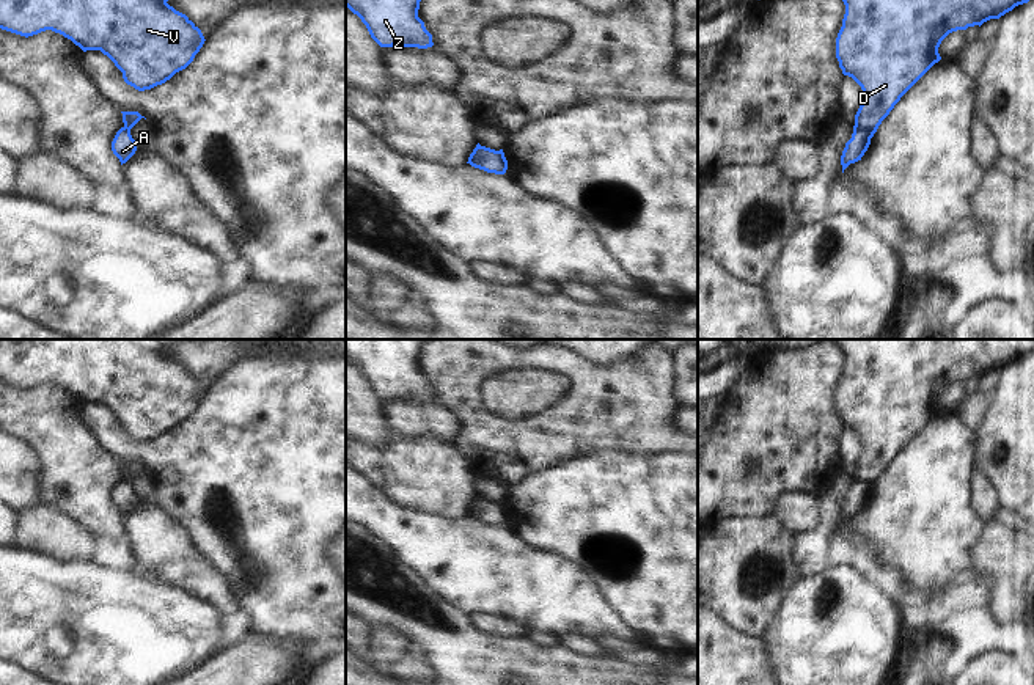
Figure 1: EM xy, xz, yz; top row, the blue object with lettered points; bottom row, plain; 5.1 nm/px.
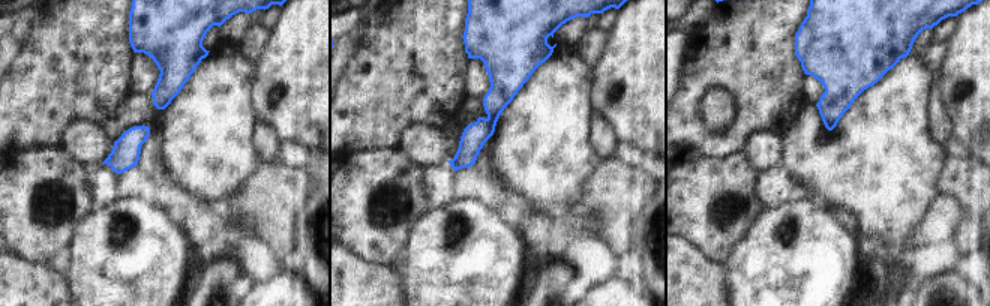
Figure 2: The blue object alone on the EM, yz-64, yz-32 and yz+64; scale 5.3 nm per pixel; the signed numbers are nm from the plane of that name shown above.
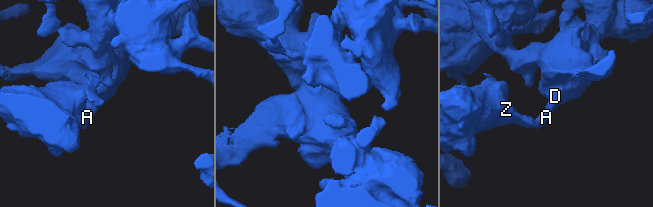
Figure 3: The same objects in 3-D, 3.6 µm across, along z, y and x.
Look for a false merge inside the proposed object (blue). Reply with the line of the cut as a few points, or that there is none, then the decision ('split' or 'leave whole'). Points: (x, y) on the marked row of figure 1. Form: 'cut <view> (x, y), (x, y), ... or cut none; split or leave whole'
cut yz (854, 126), (871, 137); split

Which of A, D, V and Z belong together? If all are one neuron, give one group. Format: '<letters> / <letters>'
A Z / D V

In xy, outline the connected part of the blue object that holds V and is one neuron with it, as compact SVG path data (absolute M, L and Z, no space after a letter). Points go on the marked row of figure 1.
M0 0L0 28L25 38L38 35L46 30L52 30L71 39L83 52L101 50L123 72L123 79L127 85L134 86L138 91L145 91L165 83L176 72L185 69L193 61L195 55L200 52L200 49L206 41L201 30L185 14L176 11L167 2L168 0Z

